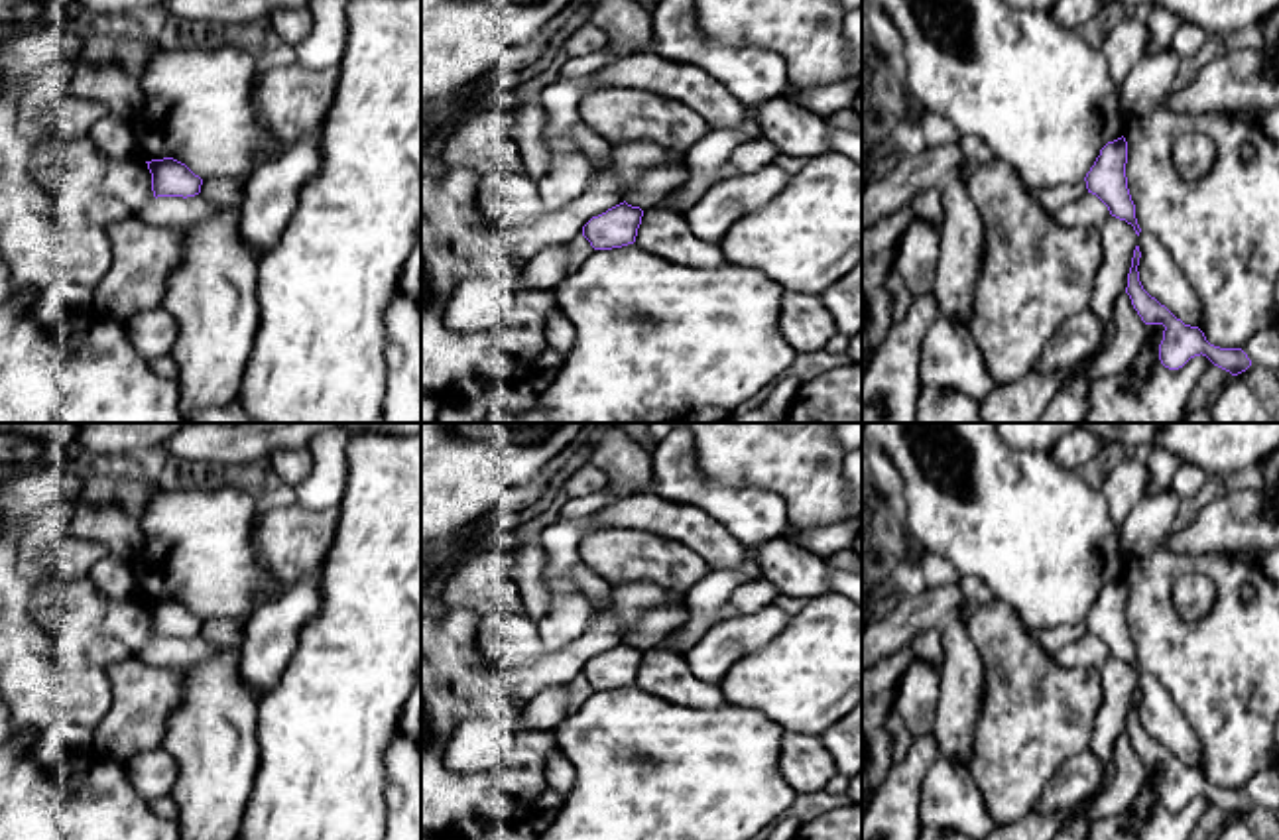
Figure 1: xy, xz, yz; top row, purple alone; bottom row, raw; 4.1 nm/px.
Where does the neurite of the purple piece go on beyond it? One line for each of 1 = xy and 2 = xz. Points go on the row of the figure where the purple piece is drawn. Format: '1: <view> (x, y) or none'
1: none
2: none

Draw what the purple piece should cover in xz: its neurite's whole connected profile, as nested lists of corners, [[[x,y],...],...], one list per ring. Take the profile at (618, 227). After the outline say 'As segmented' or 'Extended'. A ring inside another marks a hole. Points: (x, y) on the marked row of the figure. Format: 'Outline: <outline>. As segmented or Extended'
Outline: [[[626,201],[608,209],[606,212],[592,216],[582,226],[582,236],[594,250],[612,250],[636,242],[638,228],[641,224],[643,210],[632,207]]]. As segmented

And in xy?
Outline: [[[163,157],[146,161],[152,173],[153,197],[195,197],[201,193],[203,179],[195,175],[185,163]]]. As segmented

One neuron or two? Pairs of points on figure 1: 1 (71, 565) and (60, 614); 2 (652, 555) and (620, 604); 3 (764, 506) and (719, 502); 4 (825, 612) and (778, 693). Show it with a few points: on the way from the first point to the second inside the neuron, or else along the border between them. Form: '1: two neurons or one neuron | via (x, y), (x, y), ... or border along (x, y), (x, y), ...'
1: two neurons | border along (87, 575), (44, 579), (34, 585)
2: two neurons | border along (612, 585), (656, 583), (677, 597)
3: one neuron | via (752, 506), (730, 504)
4: one neuron | via (825, 632), (825, 646), (797, 673)

